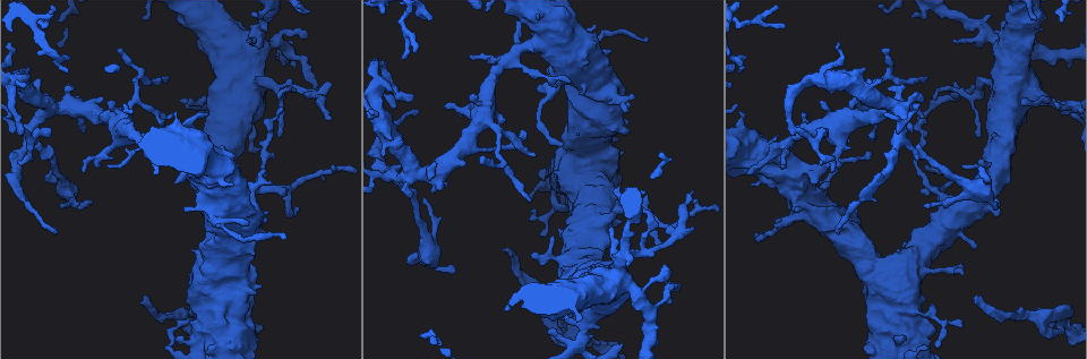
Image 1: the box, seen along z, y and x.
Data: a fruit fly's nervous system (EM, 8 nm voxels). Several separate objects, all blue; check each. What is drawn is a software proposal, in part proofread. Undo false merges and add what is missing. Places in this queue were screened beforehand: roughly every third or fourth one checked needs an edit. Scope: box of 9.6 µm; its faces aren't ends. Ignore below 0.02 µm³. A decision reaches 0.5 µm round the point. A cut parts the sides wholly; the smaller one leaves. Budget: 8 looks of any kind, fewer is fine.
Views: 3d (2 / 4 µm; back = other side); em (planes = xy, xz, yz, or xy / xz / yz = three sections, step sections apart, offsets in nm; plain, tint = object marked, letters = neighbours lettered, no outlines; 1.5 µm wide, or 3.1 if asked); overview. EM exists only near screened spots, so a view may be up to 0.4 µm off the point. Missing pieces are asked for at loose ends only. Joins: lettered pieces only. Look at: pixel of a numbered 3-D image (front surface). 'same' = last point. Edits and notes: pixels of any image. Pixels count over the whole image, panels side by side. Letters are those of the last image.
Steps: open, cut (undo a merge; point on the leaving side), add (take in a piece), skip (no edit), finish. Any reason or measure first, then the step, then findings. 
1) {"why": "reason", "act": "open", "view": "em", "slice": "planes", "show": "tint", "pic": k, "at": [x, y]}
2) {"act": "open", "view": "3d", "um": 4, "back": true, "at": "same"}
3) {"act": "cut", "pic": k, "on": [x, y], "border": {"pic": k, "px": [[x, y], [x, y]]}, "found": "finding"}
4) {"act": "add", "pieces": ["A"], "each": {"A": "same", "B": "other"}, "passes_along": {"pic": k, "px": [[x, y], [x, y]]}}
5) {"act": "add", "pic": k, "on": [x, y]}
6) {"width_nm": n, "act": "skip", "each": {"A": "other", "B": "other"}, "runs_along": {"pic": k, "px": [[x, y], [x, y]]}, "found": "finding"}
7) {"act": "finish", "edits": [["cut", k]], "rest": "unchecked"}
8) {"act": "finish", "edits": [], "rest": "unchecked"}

{"act": "open", "view": "em", "slice": "planes", "show": "letters", "pic": 1, "at": [978, 296]}

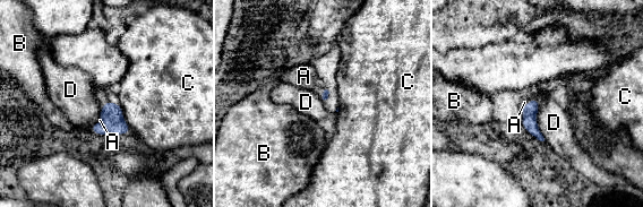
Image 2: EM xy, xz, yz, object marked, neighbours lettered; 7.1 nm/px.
{"act": "add", "pieces": ["A"], "each": {"A": "same", "B": "other", "C": "other", "D": "other"}, "passes_along": {"pic": 2, "px": [[530, 111], [528, 103], [524, 102]]}, "found": "it goes on there"}

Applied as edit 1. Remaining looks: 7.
{"why": "see it whole again", "act": "open", "view": "overview"}

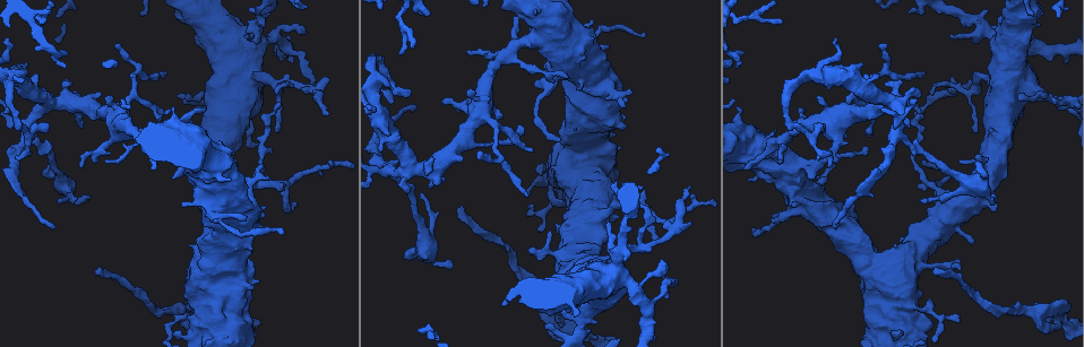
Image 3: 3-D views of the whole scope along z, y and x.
{"why": "an open end", "act": "open", "view": "em", "slice": "planes", "show": "letters", "pic": 3, "at": [564, 207]}

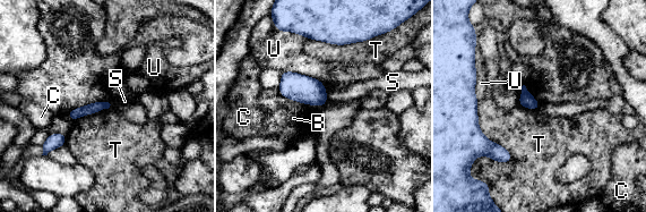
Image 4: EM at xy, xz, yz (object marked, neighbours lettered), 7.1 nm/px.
{"act": "skip", "each": {"B": "other", "C": "other", "S": "other", "T": "other", "U": "other"}, "found": "none of them fits"}

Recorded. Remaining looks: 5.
{"why": "thin arm on a thick one", "act": "open", "view": "3d", "um": 4, "pic": 3, "at": [618, 200]}

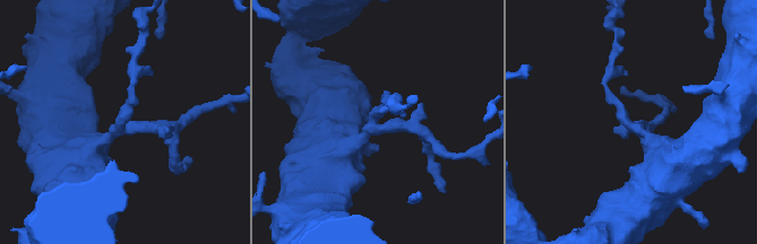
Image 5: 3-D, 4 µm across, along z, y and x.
{"arms": 3, "why": "shape alone is not enough", "act": "open", "view": "em", "slice": "yz", "step": 8, "show": "letters", "pic": 5, "at": [373, 122]}

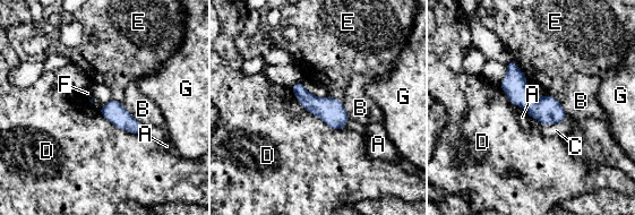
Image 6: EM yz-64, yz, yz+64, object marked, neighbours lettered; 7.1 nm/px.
{"act": "open", "view": "em", "slice": "planes", "show": "letters", "at": "same"}

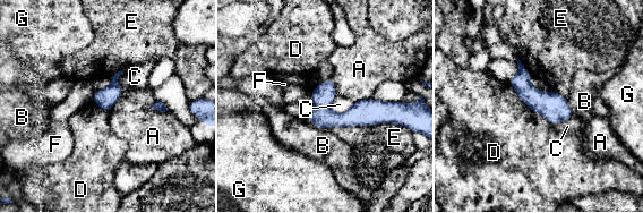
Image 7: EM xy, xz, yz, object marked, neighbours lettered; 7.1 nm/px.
{"act": "skip", "each": {"A": "other", "B": "other", "C": "other", "D": "other", "E": "other", "F": "other", "G": "other"}, "runs_along": {"pic": 7, "px": [[393, 108], [351, 118], [310, 117]]}, "found": "all the same neuron"}

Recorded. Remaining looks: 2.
{"act": "finish", "edits": [["add", 2]], "rest": "unchecked"}

